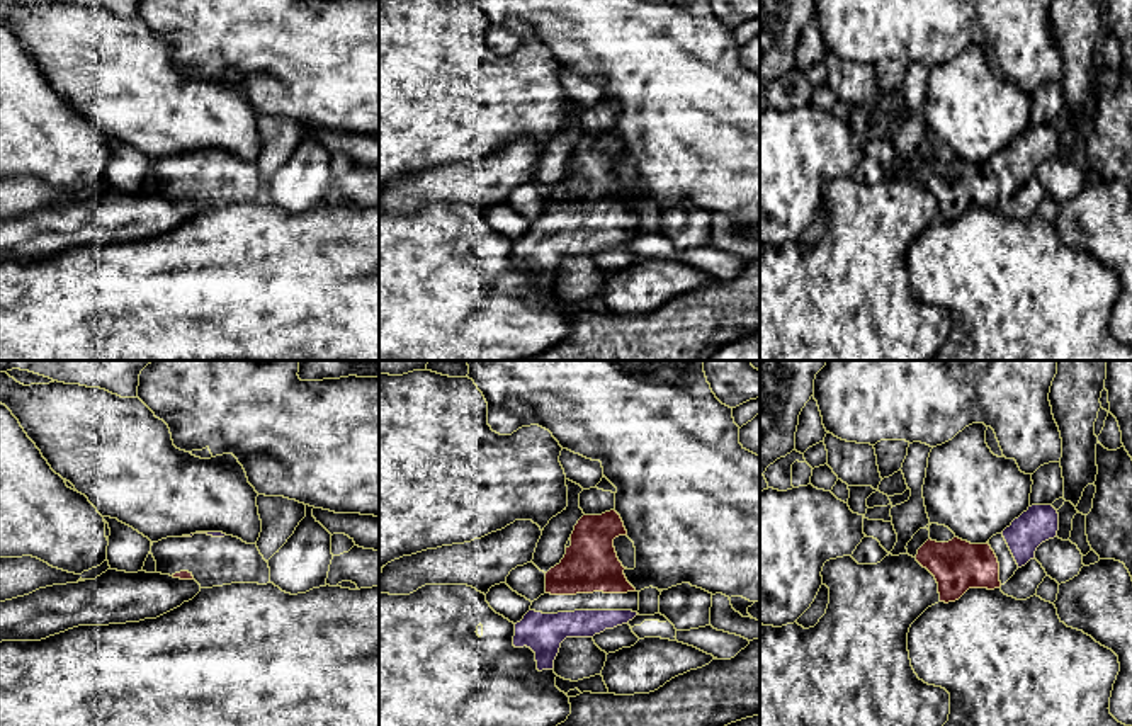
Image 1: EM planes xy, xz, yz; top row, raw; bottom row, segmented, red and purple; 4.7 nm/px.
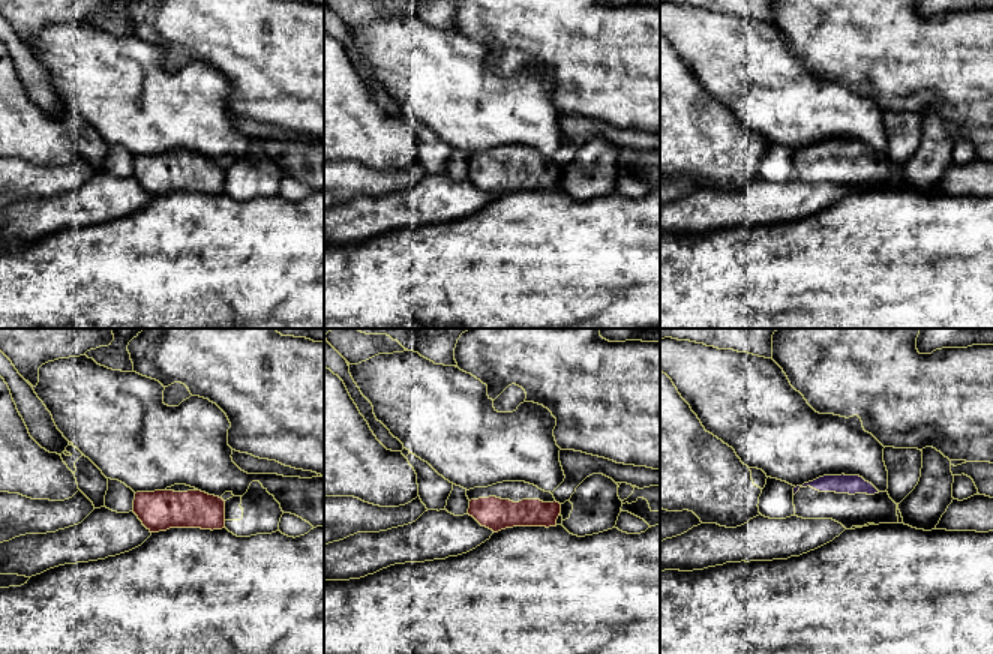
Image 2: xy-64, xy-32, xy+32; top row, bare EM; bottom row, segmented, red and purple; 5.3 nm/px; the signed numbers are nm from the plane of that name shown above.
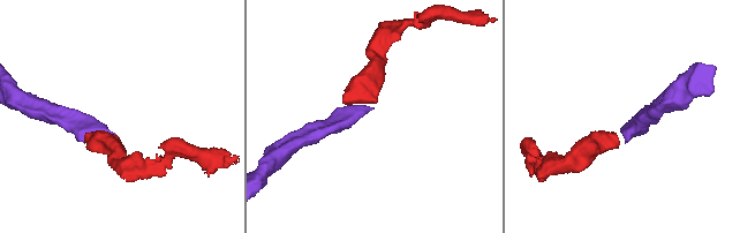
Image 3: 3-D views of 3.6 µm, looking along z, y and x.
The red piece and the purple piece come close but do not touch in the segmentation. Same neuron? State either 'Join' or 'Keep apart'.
Join

